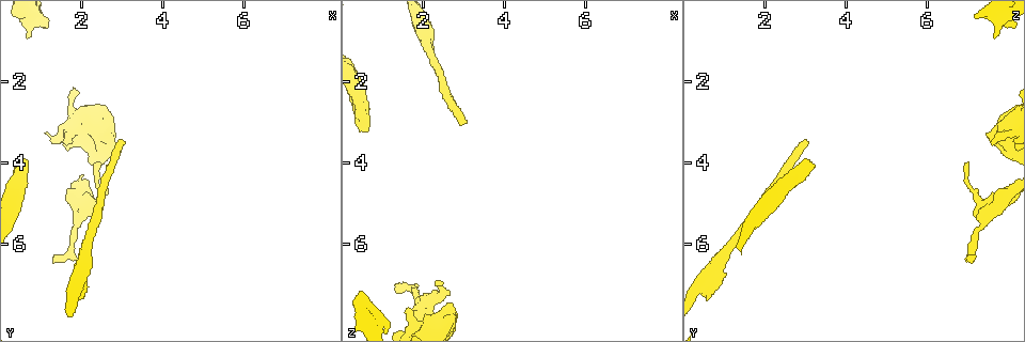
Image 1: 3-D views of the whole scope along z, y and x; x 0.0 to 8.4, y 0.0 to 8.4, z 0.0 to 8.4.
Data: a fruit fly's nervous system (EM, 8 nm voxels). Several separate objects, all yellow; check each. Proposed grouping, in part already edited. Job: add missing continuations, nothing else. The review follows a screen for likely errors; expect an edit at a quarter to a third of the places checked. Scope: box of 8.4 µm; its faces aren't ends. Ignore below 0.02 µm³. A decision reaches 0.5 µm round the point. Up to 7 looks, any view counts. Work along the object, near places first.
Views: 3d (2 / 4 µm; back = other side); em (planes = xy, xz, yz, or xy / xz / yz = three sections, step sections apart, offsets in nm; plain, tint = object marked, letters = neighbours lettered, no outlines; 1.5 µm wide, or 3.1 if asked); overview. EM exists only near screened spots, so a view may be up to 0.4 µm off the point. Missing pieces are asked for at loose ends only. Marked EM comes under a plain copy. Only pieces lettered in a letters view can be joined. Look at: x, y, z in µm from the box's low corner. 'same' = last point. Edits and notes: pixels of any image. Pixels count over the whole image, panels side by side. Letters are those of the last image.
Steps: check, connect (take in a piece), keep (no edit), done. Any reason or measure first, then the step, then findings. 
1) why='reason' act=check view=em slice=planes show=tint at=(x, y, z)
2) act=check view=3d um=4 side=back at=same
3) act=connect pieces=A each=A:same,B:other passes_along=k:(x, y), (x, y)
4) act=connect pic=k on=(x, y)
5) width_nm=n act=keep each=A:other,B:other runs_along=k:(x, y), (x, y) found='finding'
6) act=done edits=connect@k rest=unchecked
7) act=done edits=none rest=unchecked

why='an open end' act=check view=3d um=2 at=(1.60, 3.50, 7.55)

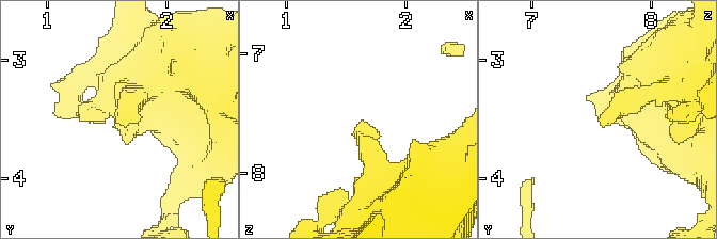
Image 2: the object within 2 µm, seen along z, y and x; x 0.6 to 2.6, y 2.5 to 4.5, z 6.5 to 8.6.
act=check view=em slice=planes show=tint at=(1.62, 3.54, 7.56)

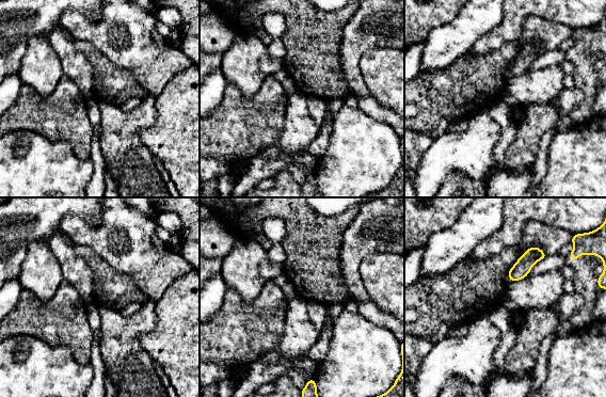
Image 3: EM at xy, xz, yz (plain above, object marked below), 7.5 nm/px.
why='see the neighbours' act=check view=em slice=planes show=letters at=same

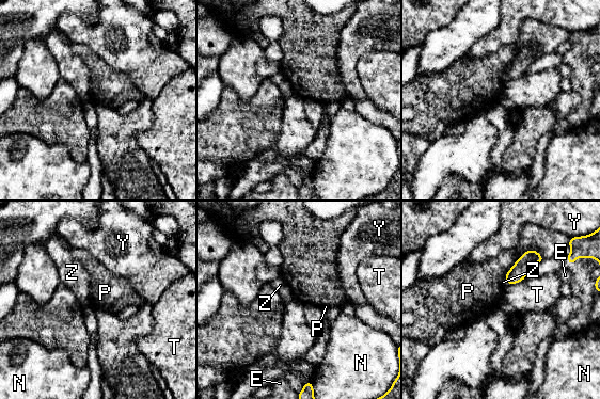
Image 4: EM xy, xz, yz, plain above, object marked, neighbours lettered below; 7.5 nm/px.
act=keep each=E:other,N:other,P:other,T:other,Y:other,Z:other border=4:(516, 260), (506, 271) found='no lettered piece goes on from it'

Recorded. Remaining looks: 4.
why='an open end' act=check view=em slice=planes show=letters at=(0.60, 4.10, 3.25)

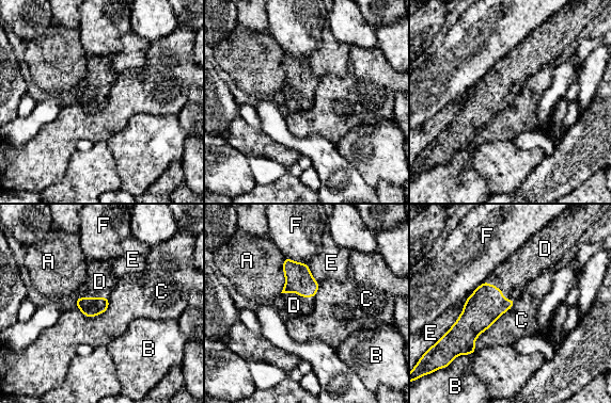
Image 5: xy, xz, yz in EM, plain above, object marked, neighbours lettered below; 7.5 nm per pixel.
act=connect pieces=D each=A:other,B:other,C:other,D:same,E:other,F:other passes_along=5:(298, 277), (298, 293), (294, 305) found='the neuron continues'

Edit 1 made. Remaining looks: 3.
why='redraw' act=check view=overview

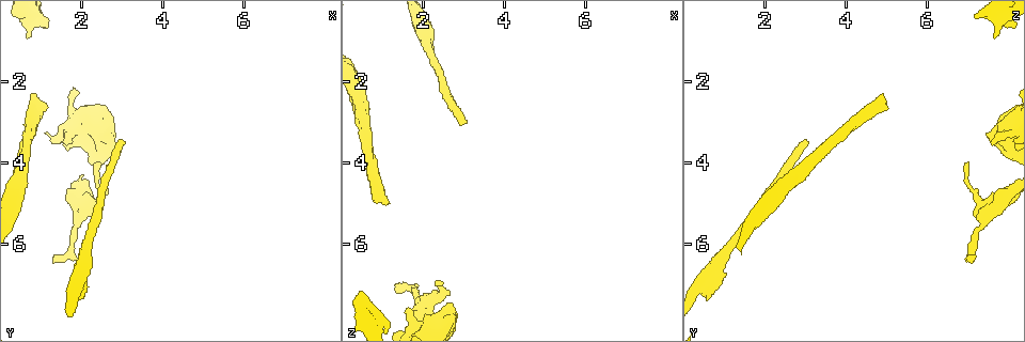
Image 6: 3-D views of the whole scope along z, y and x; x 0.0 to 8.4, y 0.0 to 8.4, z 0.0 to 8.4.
why='branch stops here' act=check view=3d um=4 side=back at=(3.00, 3.55, 3.00)

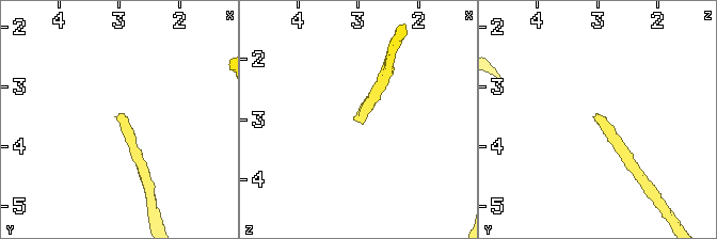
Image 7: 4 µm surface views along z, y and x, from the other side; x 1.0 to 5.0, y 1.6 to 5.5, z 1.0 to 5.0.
act=check view=em slice=planes show=letters at=(3.05, 3.55, 3.00)

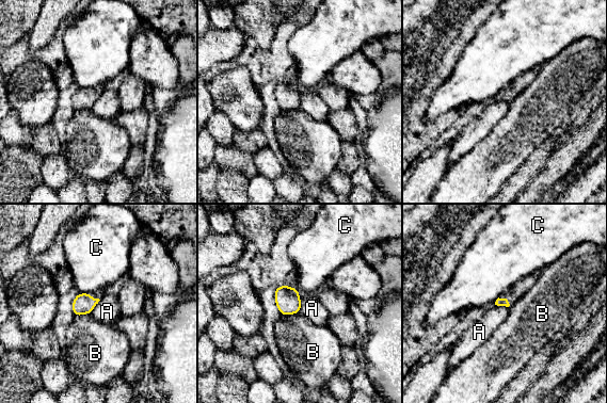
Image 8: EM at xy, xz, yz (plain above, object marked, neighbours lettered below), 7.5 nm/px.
longest_contact=A:140nm act=keep each=A:other,B:other,C:other border=8:(299, 294), (300, 311) found='none of them fits'

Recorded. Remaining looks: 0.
act=done edits=connect@5 rest=unchecked

